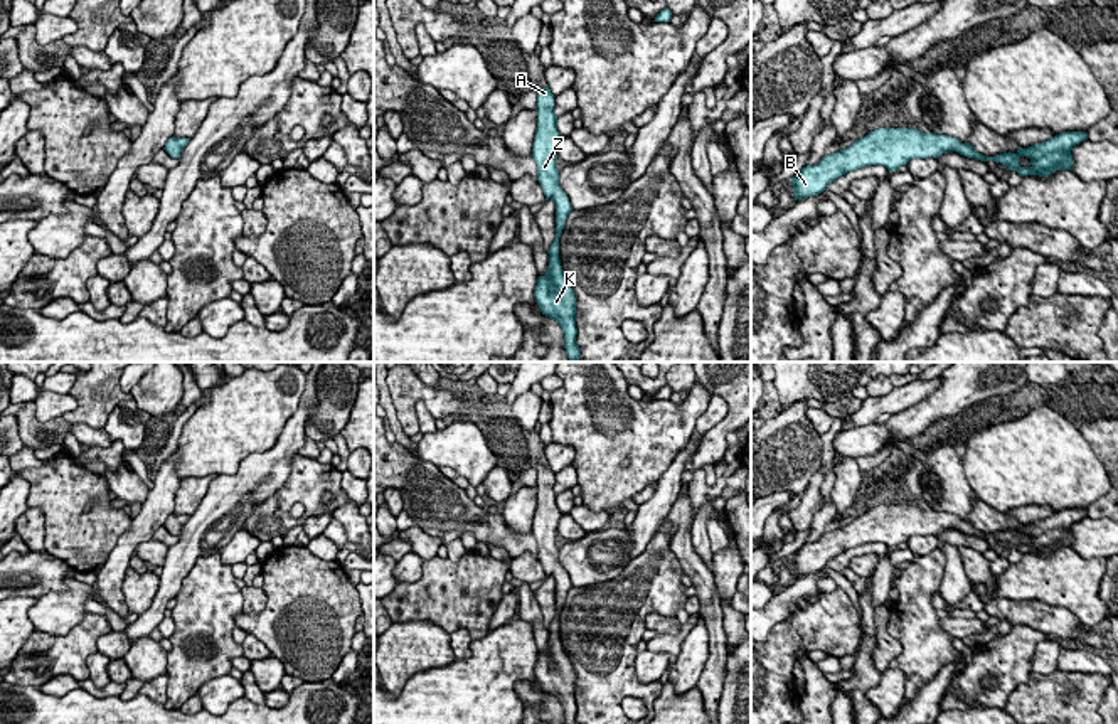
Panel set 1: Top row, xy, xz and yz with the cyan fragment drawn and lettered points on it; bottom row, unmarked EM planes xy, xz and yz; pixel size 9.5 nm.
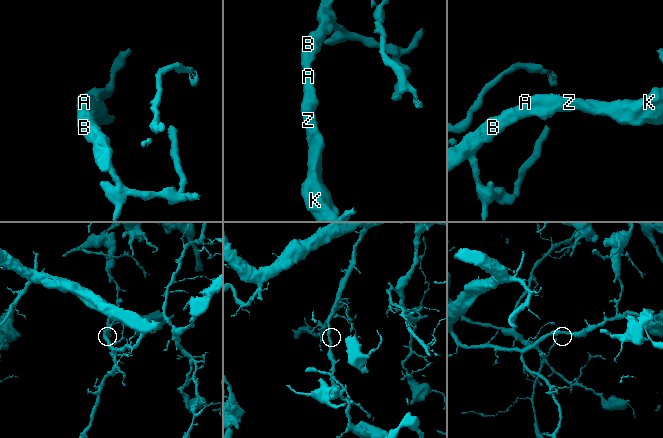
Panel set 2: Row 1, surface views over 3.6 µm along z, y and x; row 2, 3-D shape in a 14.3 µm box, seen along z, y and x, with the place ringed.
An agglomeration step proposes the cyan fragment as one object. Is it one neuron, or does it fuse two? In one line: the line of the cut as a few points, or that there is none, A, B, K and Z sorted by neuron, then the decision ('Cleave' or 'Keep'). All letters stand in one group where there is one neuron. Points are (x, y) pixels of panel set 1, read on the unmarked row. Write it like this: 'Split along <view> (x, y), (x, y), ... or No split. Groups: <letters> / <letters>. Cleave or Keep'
No split. Groups: A B K Z. Keep

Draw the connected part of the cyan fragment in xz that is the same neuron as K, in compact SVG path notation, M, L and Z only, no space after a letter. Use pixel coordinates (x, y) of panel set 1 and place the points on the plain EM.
M549 465L537 466L537 508L532 522L532 534L537 542L537 556L546 578L552 576L556 581L556 616L547 628L549 643L546 652L539 653L534 673L542 692L556 697L562 705L564 724L578 724L576 673L559 636L559 615L572 584L567 571L559 562L559 547L556 546L556 530L562 512L557 508L554 475Z

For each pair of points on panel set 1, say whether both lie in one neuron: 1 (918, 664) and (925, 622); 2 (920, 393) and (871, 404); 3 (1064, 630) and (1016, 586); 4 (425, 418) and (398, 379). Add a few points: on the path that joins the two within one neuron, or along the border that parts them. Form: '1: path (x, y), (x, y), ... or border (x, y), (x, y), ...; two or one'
1: path (921, 654), (921, 632); one
2: path (908, 396), (883, 404); one
3: border (992, 596), (1039, 600), (1070, 610); two
4: border (421, 399), (416, 403), (418, 430); two

